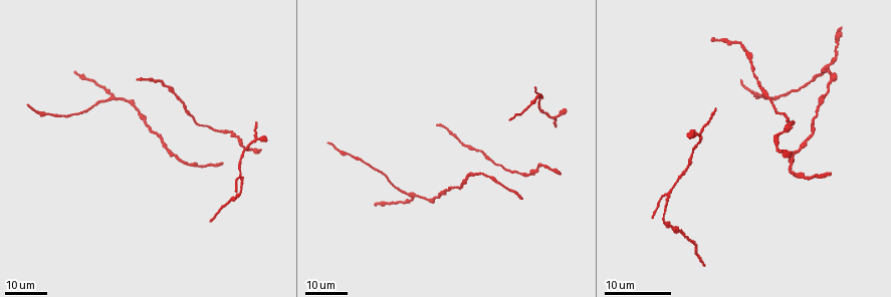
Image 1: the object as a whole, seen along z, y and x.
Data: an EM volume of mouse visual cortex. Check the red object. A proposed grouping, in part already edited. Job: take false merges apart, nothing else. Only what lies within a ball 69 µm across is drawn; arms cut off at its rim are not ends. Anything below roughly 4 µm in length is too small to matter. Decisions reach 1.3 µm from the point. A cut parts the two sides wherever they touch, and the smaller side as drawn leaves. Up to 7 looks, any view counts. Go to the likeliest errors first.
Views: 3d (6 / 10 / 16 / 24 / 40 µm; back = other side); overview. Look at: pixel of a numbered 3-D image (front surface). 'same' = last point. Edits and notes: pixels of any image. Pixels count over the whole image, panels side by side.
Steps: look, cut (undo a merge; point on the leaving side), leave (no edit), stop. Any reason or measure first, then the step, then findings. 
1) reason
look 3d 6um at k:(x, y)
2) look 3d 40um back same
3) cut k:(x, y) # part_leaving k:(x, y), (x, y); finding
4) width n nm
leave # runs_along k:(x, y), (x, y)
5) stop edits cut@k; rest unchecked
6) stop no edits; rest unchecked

calibre changes
look 3d 16um at 1:(668, 192)

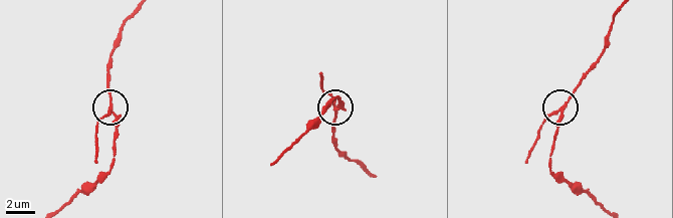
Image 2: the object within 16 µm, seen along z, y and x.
look 3d 6um at 2:(336, 109)

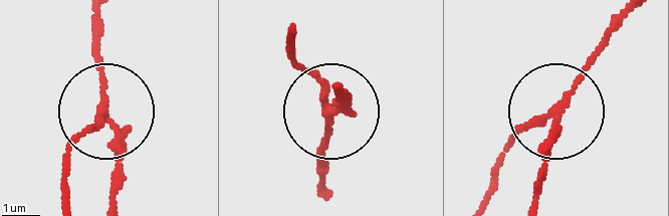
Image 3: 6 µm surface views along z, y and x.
width 160 nm
cut 3:(78, 140) # part_leaving 3:(116, 125), (99, 22); a second cell is stuck on

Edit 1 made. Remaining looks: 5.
look overview

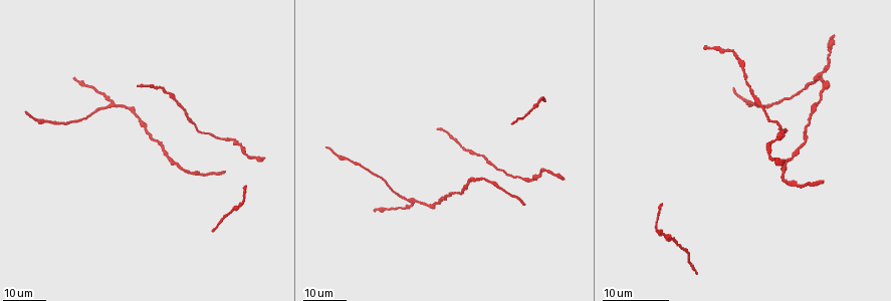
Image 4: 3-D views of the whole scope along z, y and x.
look 3d 16um at 4:(114, 103)

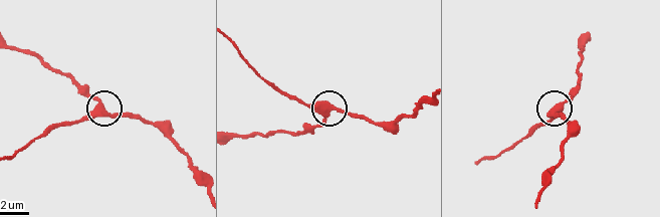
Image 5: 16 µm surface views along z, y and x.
look 3d 10um at 5:(324, 115)

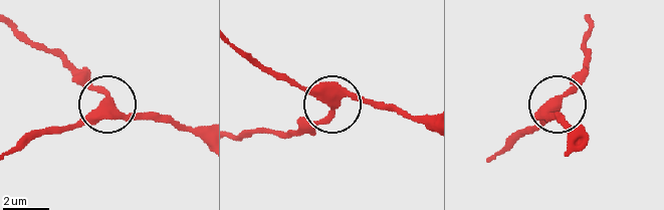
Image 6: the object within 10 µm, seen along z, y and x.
leave # runs_along 6:(203, 141), (163, 120), (122, 116), (72, 64); continuous, no second cell

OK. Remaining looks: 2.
look 3d 16um at 4:(809, 115)

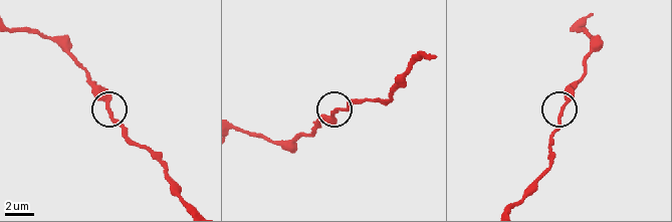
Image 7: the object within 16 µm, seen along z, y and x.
look 3d 10um at 7:(333, 112)

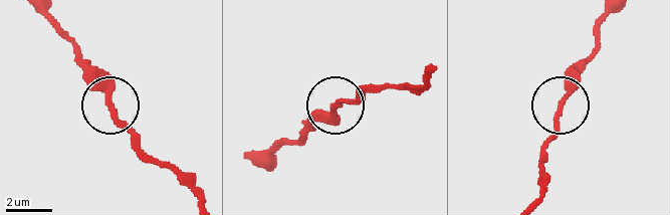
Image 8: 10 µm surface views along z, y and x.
leave # runs_along 8:(534, 200), (539, 160), (553, 137), (563, 84), (575, 63); one cell here

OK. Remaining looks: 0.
stop edits cut@3; rest unchecked

